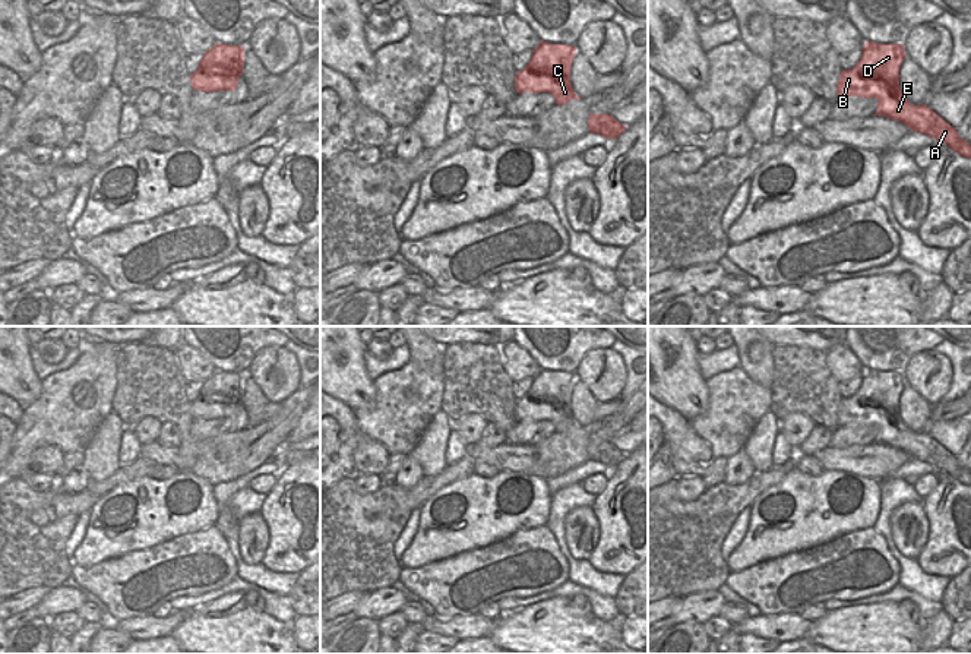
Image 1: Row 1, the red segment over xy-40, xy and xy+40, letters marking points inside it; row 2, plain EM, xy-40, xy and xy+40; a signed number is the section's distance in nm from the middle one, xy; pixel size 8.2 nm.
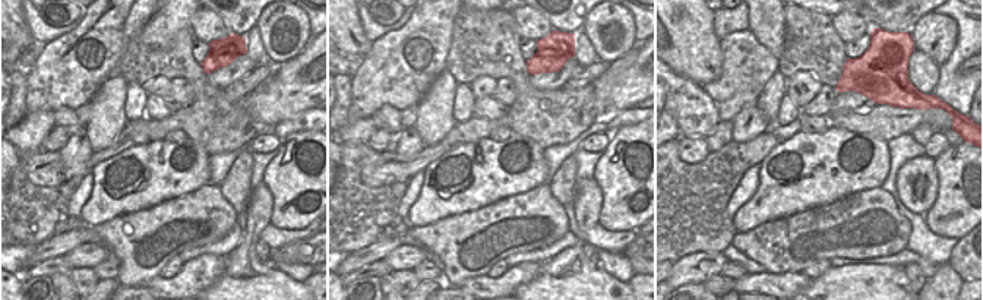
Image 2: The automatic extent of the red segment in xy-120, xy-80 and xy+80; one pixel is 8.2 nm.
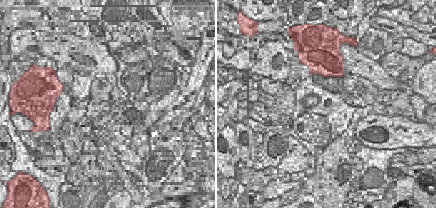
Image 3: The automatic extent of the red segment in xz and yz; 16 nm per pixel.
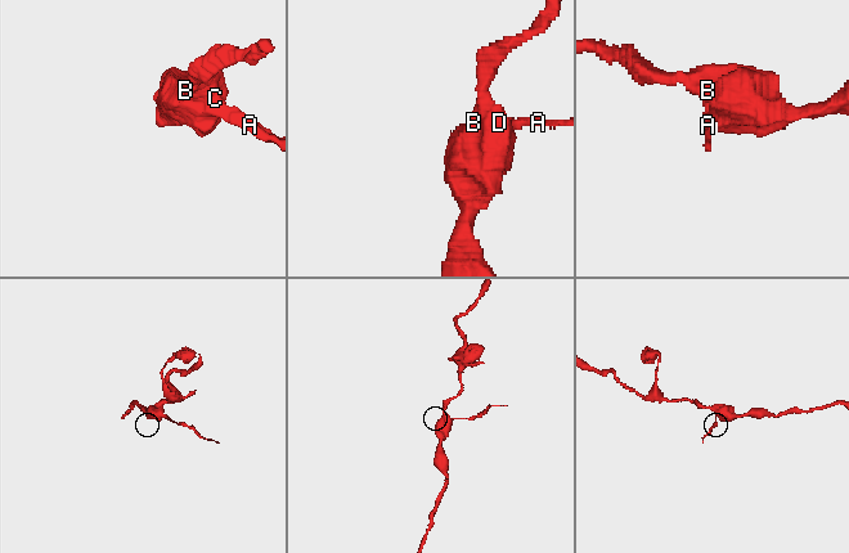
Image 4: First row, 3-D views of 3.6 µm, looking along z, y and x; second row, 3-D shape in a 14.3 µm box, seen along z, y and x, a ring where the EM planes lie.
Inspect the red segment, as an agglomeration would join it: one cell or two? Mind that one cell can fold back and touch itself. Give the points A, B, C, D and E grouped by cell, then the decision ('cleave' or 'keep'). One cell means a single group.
A B C D E | keep

